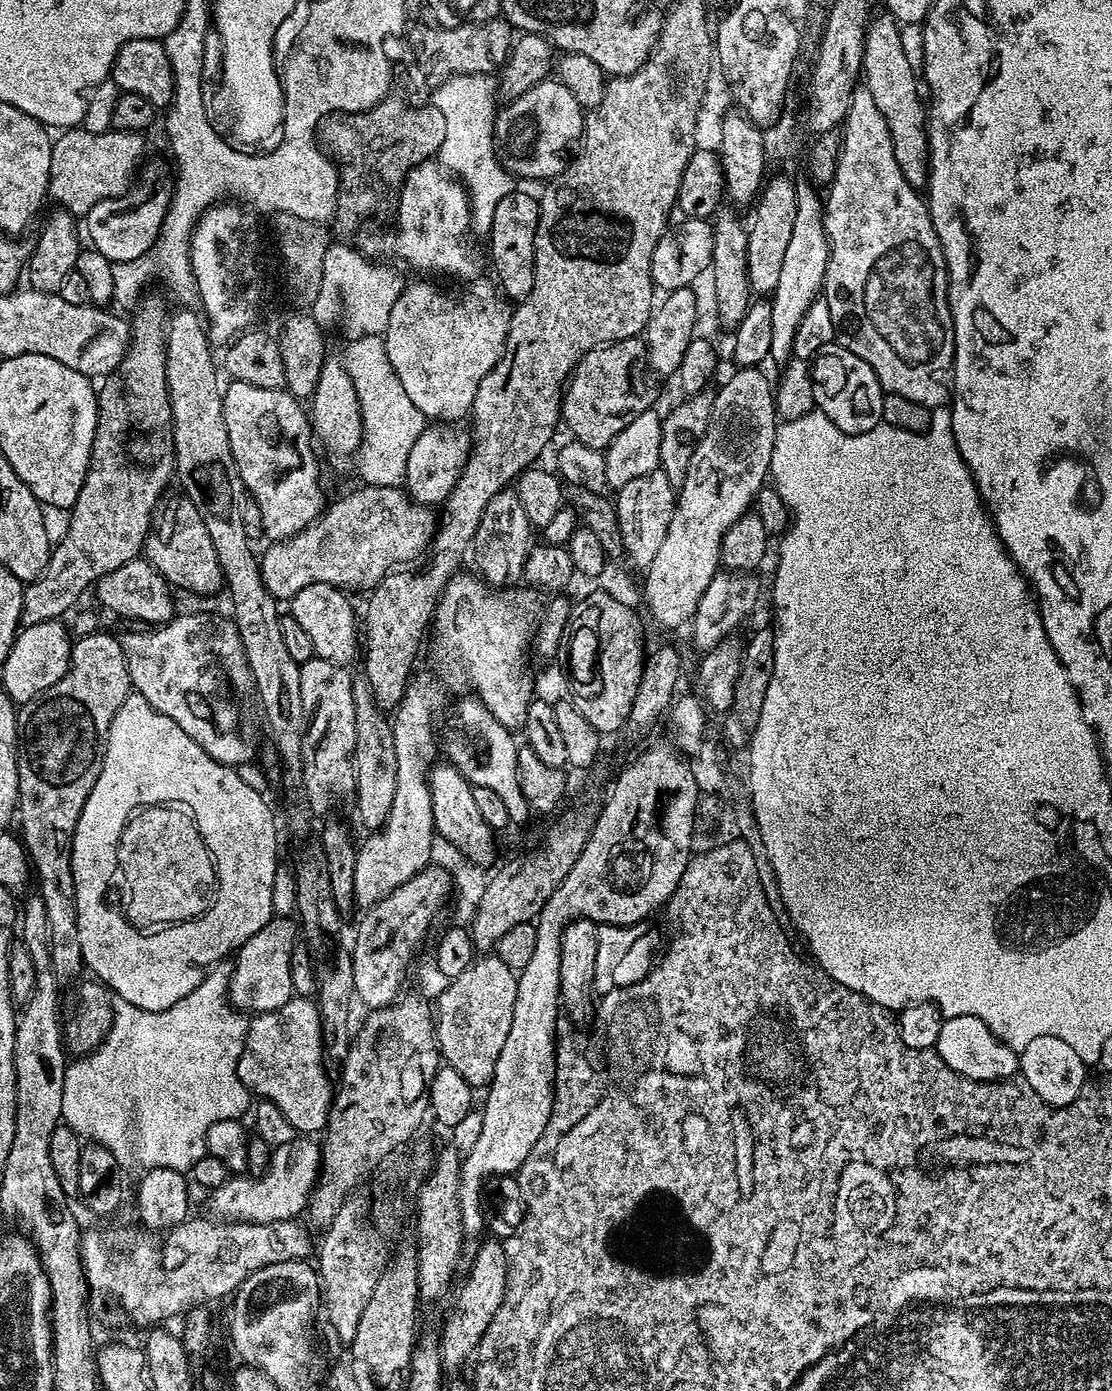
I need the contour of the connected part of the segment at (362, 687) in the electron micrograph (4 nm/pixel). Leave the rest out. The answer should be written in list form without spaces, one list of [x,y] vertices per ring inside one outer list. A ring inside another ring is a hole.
[[[363,674],[353,675],[352,694],[354,696],[354,774],[356,775],[356,820],[362,827],[368,828],[369,833],[380,831],[384,827],[386,818],[390,814],[390,806],[394,806],[394,794],[398,794],[398,754],[394,750],[394,734],[392,720],[387,716],[385,709],[378,706],[374,694],[370,690],[370,682]]]

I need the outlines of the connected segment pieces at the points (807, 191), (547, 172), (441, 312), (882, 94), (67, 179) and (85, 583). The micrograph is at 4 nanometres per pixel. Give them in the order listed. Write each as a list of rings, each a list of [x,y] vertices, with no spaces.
[[[811,179],[796,180],[796,197],[798,210],[794,210],[794,231],[790,233],[790,243],[786,246],[786,254],[782,261],[782,271],[778,273],[778,286],[770,294],[771,337],[770,357],[773,361],[787,361],[792,356],[794,336],[798,334],[798,326],[802,326],[802,318],[806,318],[806,310],[824,291],[826,266],[828,265],[828,235],[824,229],[824,200],[816,193]]]
[[[549,78],[536,84],[530,90],[526,90],[521,96],[513,96],[507,101],[508,104],[499,109],[496,114],[496,126],[494,129],[494,140],[498,145],[498,155],[505,168],[512,173],[513,177],[524,180],[540,180],[547,182],[554,176],[559,176],[566,167],[566,156],[564,151],[568,143],[579,141],[584,135],[585,109],[581,108],[578,98],[566,90],[559,79]]]
[[[473,278],[453,292],[447,292],[436,284],[409,283],[401,292],[394,310],[390,310],[390,322],[384,331],[386,358],[402,382],[402,390],[410,402],[432,422],[458,422],[472,411],[474,394],[482,386],[482,378],[494,370],[498,358],[502,358],[506,346],[506,334],[510,330],[513,305],[491,279]]]
[[[881,11],[881,16],[873,15],[867,21],[864,38],[864,59],[862,69],[862,84],[874,94],[874,102],[882,118],[886,118],[886,126],[890,130],[890,142],[894,142],[894,158],[898,158],[898,170],[902,170],[902,178],[912,188],[917,190],[927,189],[928,186],[928,117],[926,115],[925,101],[920,101],[920,88],[917,69],[906,58],[902,50],[900,37],[901,25],[888,11]]]
[[[83,126],[61,131],[52,141],[48,196],[56,199],[55,203],[73,216],[84,218],[96,203],[125,195],[133,187],[132,175],[135,174],[136,167],[138,167],[137,172],[141,167],[140,155],[144,152],[144,139],[145,137],[139,132],[109,130],[102,134],[90,134]]]
[[[145,291],[137,300],[135,308],[130,312],[130,331],[128,334],[128,349],[118,362],[118,366],[109,374],[103,377],[99,385],[98,395],[96,397],[96,429],[94,430],[94,446],[90,450],[90,466],[86,470],[86,482],[82,482],[82,490],[78,490],[78,498],[70,510],[72,516],[68,520],[68,533],[61,538],[53,547],[46,570],[38,579],[25,583],[24,593],[22,594],[22,614],[20,615],[21,625],[37,624],[38,622],[50,622],[51,620],[60,620],[63,612],[71,613],[77,607],[76,599],[84,591],[91,589],[96,581],[100,580],[106,574],[118,570],[118,566],[126,566],[126,562],[137,559],[144,551],[144,540],[148,537],[149,530],[152,529],[154,513],[157,511],[156,503],[160,500],[160,495],[168,488],[168,483],[173,483],[176,470],[176,455],[172,445],[172,411],[170,410],[170,398],[168,397],[168,383],[166,382],[166,366],[164,365],[164,342],[166,339],[166,321],[169,319],[170,310],[164,306],[164,298],[158,292]]]

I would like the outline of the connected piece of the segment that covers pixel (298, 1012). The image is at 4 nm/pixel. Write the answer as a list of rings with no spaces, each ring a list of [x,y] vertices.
[[[293,995],[291,1000],[278,1006],[278,1010],[253,1015],[248,1022],[246,1042],[238,1062],[238,1078],[248,1087],[253,1097],[274,1102],[274,1106],[286,1114],[286,1122],[290,1122],[298,1134],[320,1134],[328,1127],[334,1084],[328,1081],[328,1072],[320,1065],[323,1043],[320,1009],[315,999],[307,996]]]

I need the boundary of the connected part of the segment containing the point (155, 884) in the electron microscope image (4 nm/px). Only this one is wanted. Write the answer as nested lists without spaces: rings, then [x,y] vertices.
[[[168,799],[140,802],[132,808],[142,808],[126,822],[132,822],[126,830],[118,834],[116,856],[108,864],[110,870],[102,870],[102,876],[108,884],[112,902],[130,918],[130,922],[142,932],[156,932],[160,936],[173,928],[181,927],[185,922],[192,922],[204,913],[215,911],[220,900],[220,891],[224,879],[221,879],[221,870],[216,852],[200,826],[196,809],[186,800]]]

